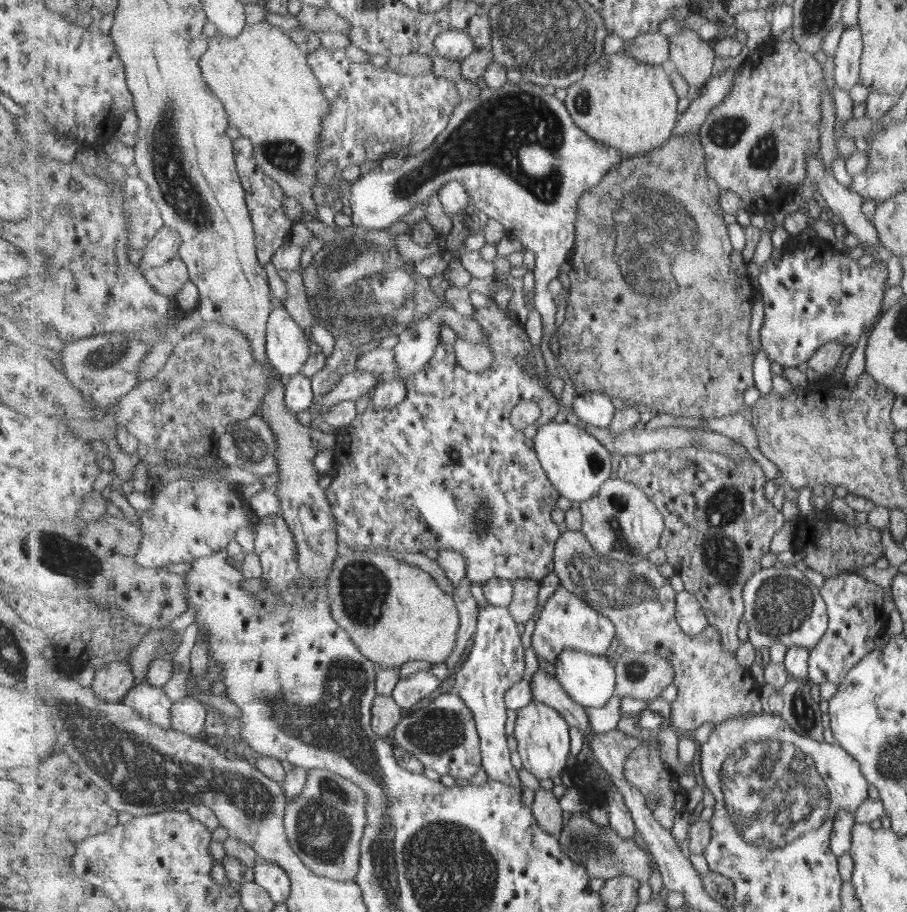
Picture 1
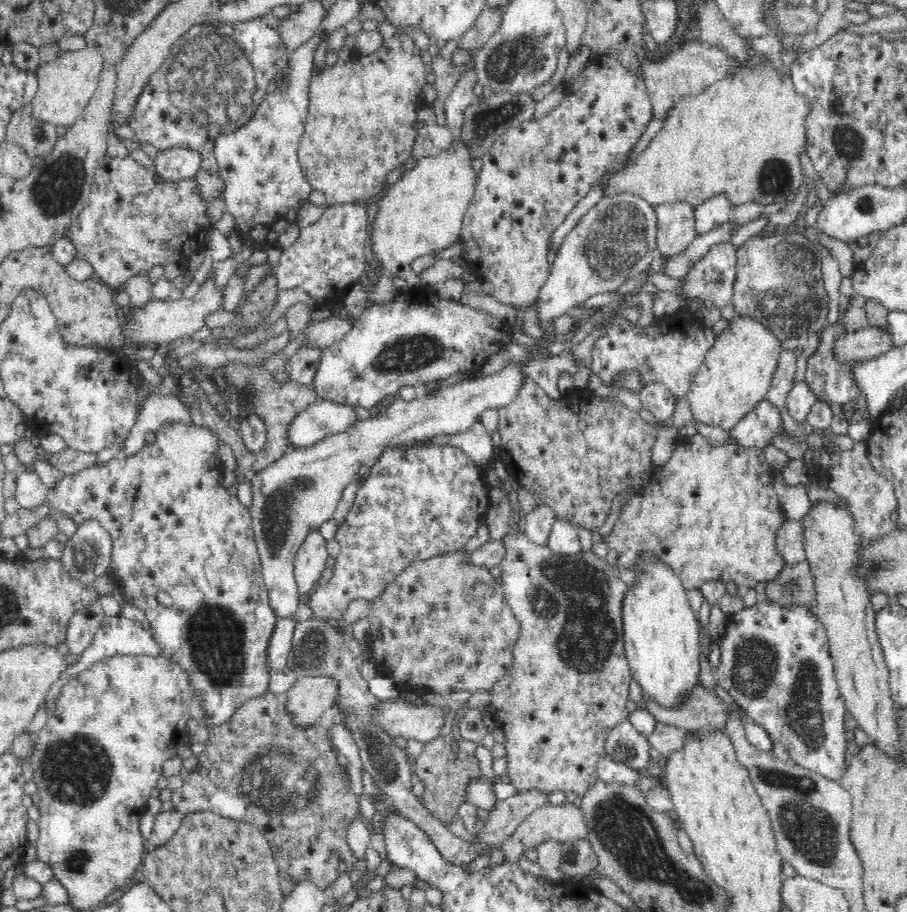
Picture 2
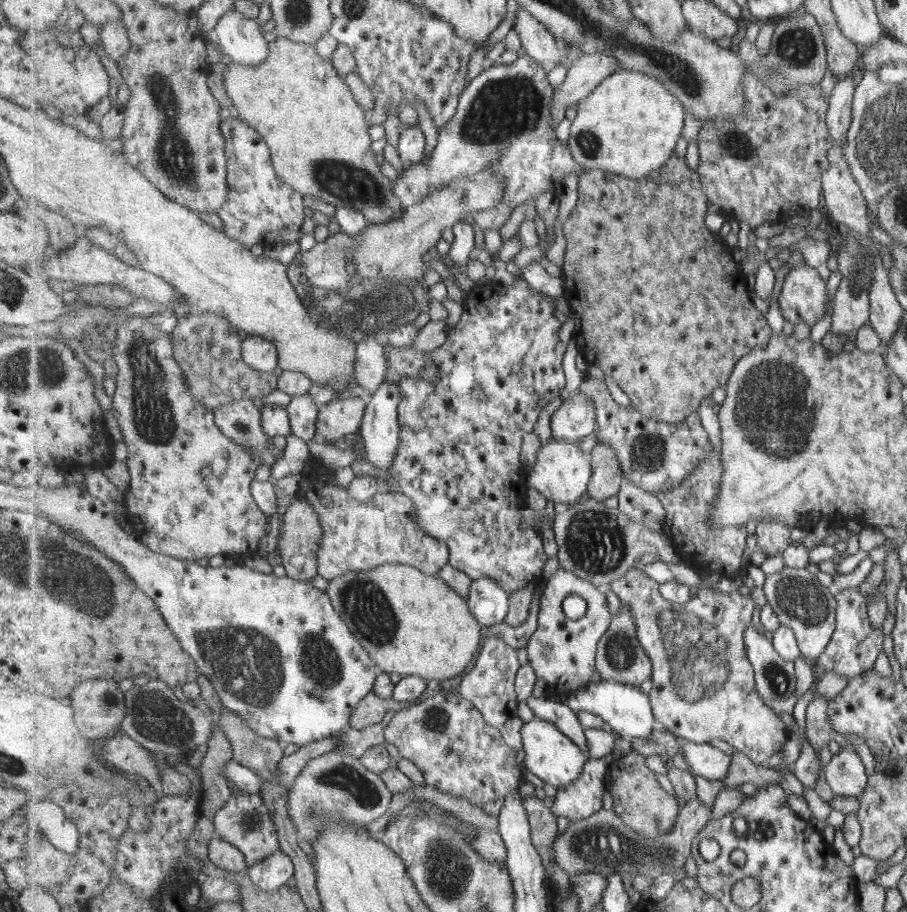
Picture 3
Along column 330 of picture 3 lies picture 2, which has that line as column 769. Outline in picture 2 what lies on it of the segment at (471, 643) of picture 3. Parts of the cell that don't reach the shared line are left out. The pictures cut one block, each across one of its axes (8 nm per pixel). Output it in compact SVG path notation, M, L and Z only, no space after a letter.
M807 562L783 566L783 570L765 587L765 596L779 603L800 603L815 608L813 578Z

